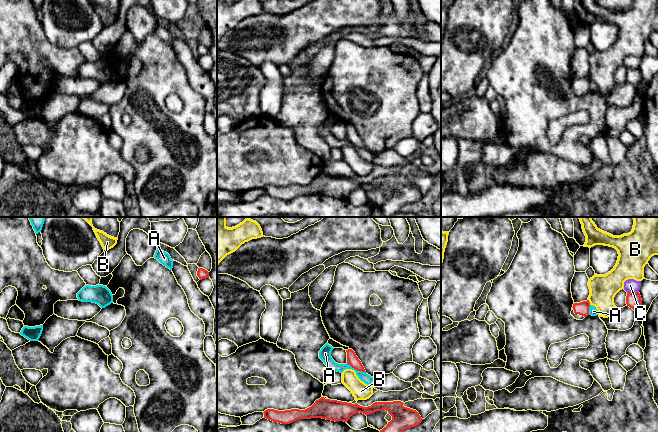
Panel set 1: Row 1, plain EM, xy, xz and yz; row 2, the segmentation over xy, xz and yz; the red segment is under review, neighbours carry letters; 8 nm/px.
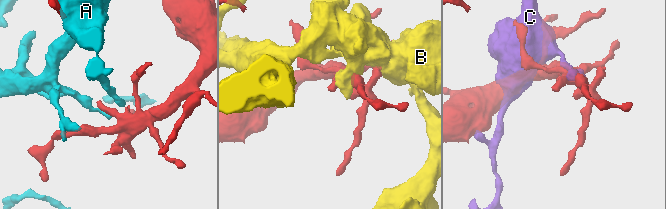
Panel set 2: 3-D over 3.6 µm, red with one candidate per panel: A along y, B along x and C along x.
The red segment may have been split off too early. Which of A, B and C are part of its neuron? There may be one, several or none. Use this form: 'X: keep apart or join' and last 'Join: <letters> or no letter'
A: keep apart
B: keep apart
C: keep apart
Join: no letter

